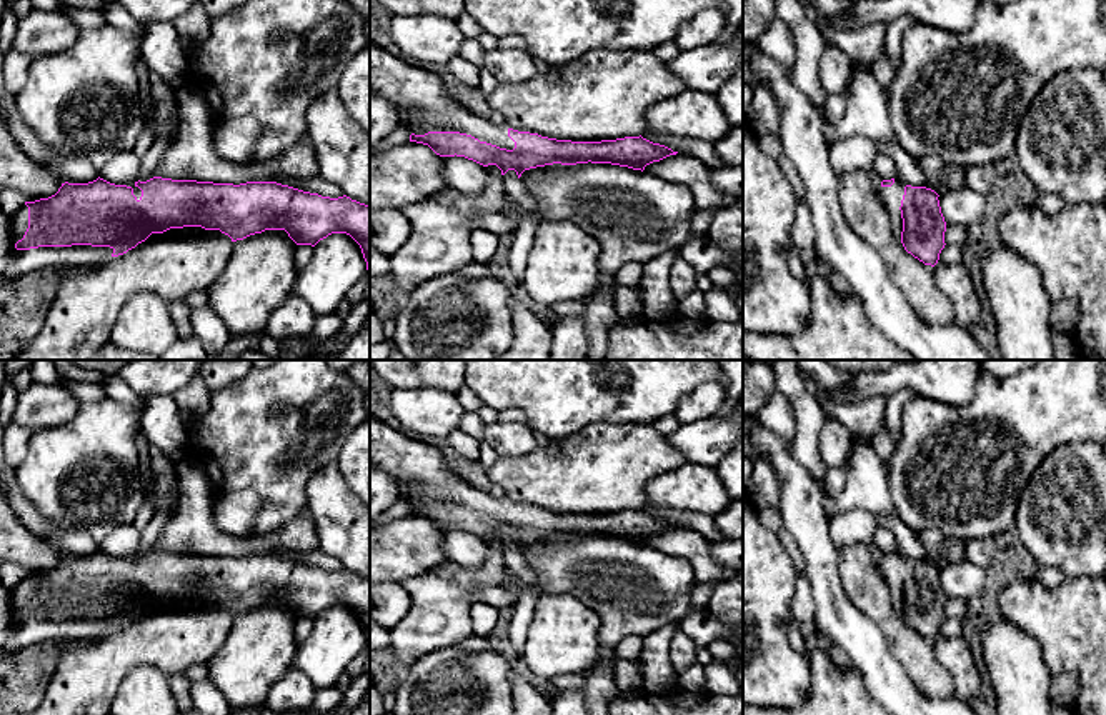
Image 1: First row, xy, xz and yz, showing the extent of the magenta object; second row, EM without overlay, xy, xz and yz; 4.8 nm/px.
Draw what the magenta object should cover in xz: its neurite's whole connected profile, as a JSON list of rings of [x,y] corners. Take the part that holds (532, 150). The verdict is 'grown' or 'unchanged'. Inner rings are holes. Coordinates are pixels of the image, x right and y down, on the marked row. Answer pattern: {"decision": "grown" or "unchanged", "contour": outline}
{"decision": "grown", "contour": [[[370,40],[370,93],[371,98],[390,102],[400,113],[400,125],[411,132],[410,142],[428,145],[440,157],[465,157],[483,167],[496,165],[505,175],[515,170],[518,178],[525,170],[561,163],[611,163],[633,170],[645,170],[646,165],[676,155],[671,148],[640,137],[625,137],[601,142],[571,142],[541,137],[538,133],[518,132],[505,123],[475,118],[456,98],[446,95],[443,80],[423,68],[413,67],[391,55]]]}

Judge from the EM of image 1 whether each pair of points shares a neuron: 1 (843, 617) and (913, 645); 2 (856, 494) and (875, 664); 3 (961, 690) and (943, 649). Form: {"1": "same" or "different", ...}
{"1": "different", "2": "different", "3": "same"}

